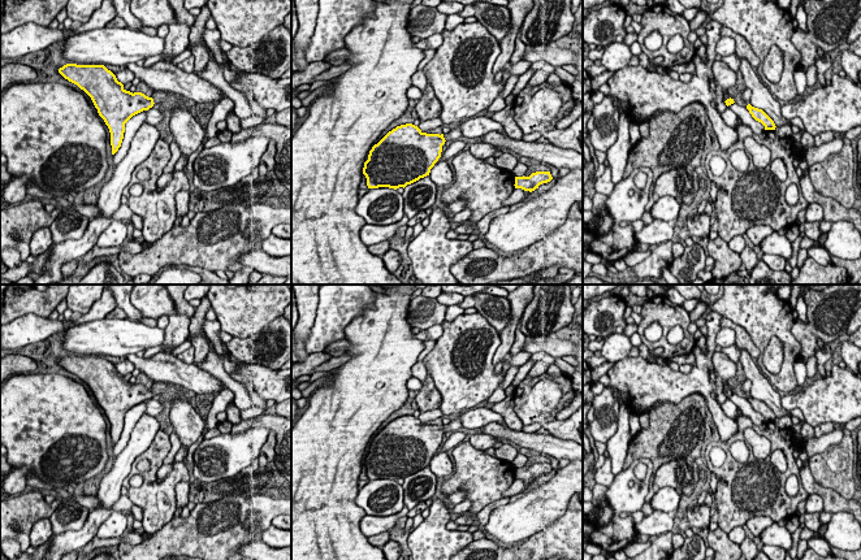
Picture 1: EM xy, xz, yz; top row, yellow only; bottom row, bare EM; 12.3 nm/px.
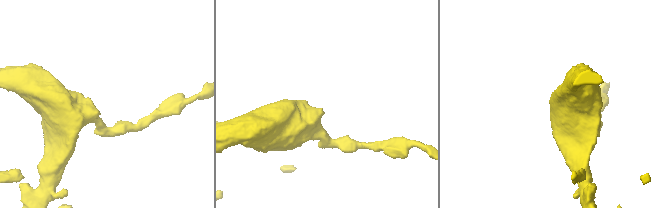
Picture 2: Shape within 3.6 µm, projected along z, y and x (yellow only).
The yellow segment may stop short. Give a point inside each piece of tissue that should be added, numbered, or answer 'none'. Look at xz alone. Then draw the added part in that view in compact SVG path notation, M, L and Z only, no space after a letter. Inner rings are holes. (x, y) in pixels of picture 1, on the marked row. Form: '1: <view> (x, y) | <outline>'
1: xz (455, 133) | M457 126L451 129L447 134L444 134L445 140L458 140L460 136L463 136L460 126Z

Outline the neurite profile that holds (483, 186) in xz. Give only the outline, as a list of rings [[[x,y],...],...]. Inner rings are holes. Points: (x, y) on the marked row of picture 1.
[[[468,149],[454,156],[454,182],[442,195],[444,207],[453,201],[464,200],[471,210],[470,222],[479,222],[488,213],[505,207],[502,204],[515,188],[511,172],[488,164],[475,157]]]

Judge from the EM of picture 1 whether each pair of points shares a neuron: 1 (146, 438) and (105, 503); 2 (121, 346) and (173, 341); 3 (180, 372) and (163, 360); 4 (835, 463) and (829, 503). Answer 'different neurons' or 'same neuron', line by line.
1: same neuron
2: different neurons
3: same neuron
4: different neurons

